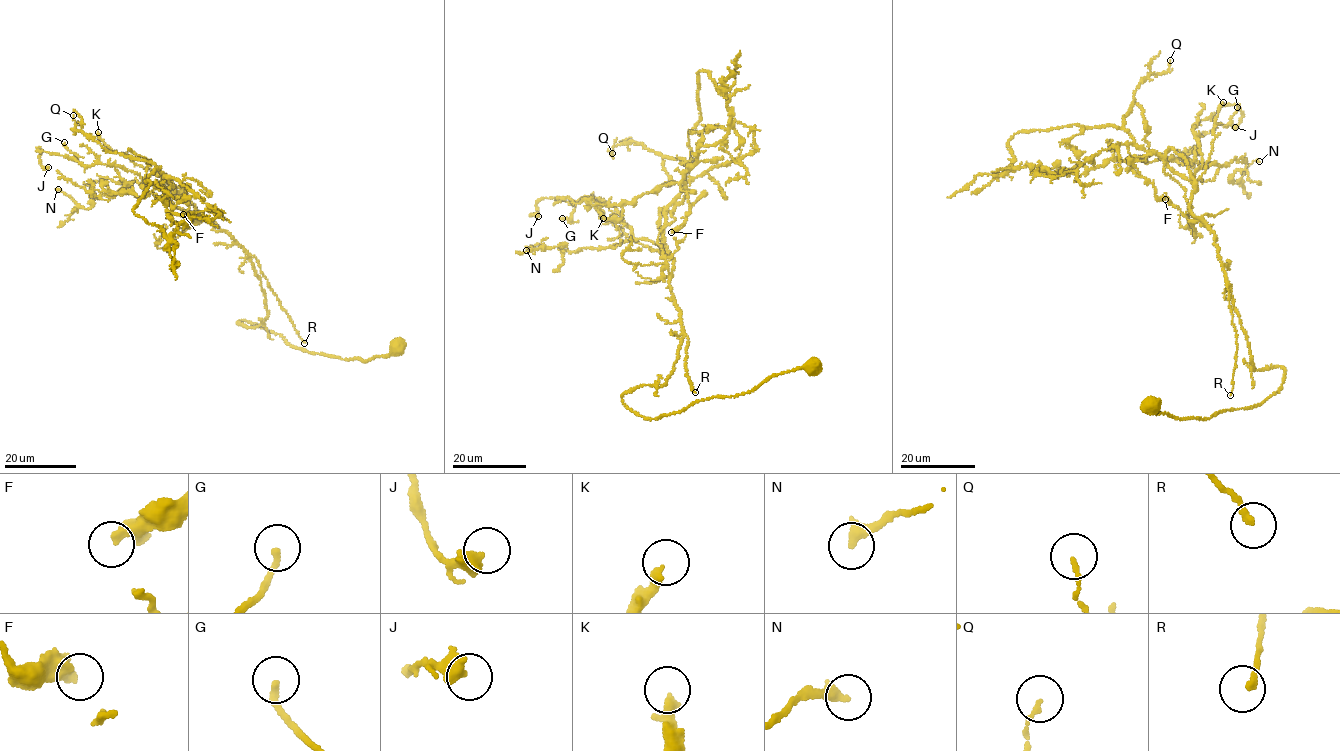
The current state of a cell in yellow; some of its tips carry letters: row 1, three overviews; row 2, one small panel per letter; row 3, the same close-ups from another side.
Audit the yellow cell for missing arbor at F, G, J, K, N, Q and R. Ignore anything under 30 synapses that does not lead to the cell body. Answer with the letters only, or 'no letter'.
no letter

